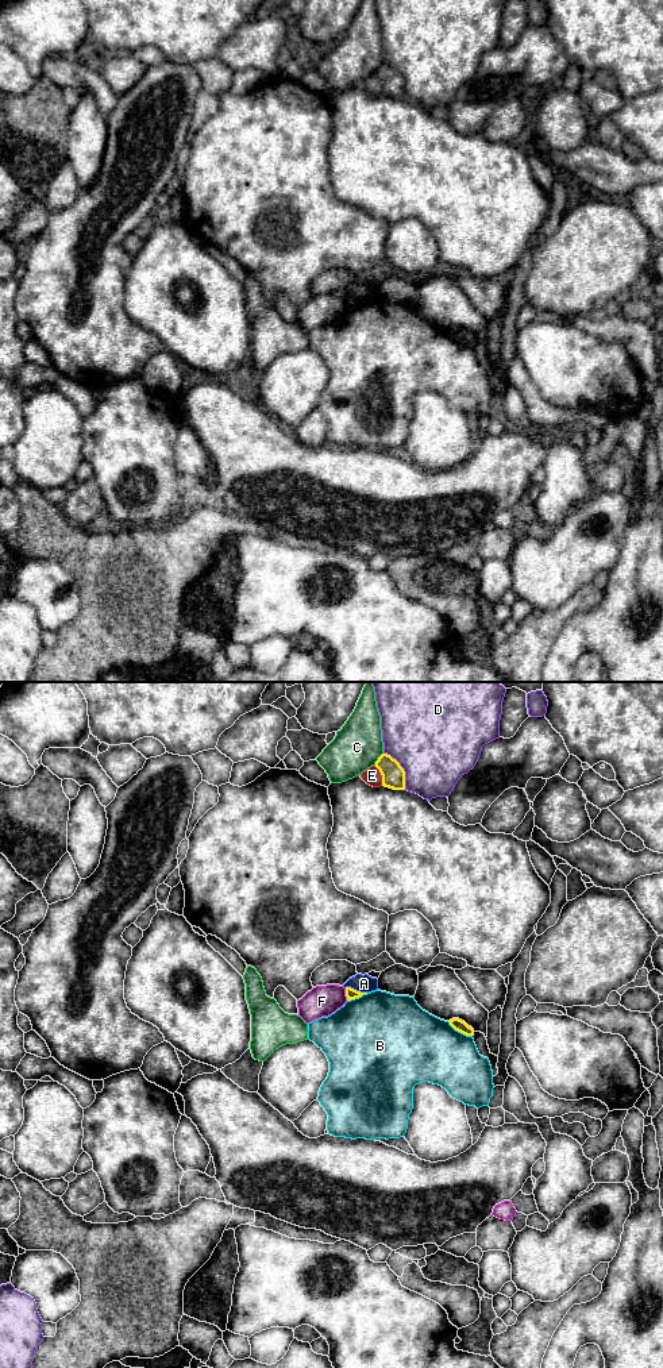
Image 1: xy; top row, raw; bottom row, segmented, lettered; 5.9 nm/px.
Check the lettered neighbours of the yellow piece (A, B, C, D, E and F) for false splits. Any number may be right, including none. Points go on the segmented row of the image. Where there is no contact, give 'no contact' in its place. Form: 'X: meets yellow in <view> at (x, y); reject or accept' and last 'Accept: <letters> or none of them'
A: meets yellow in xy at (355, 990); reject
B: meets yellow in xy at (459, 1031); reject
C: meets yellow in xy at (378, 759); reject
D: meets yellow in xy at (403, 769); reject
E: meets yellow in xy at (381, 774); reject
F: meets yellow in xy at (346, 994); reject
Accept: none of them

